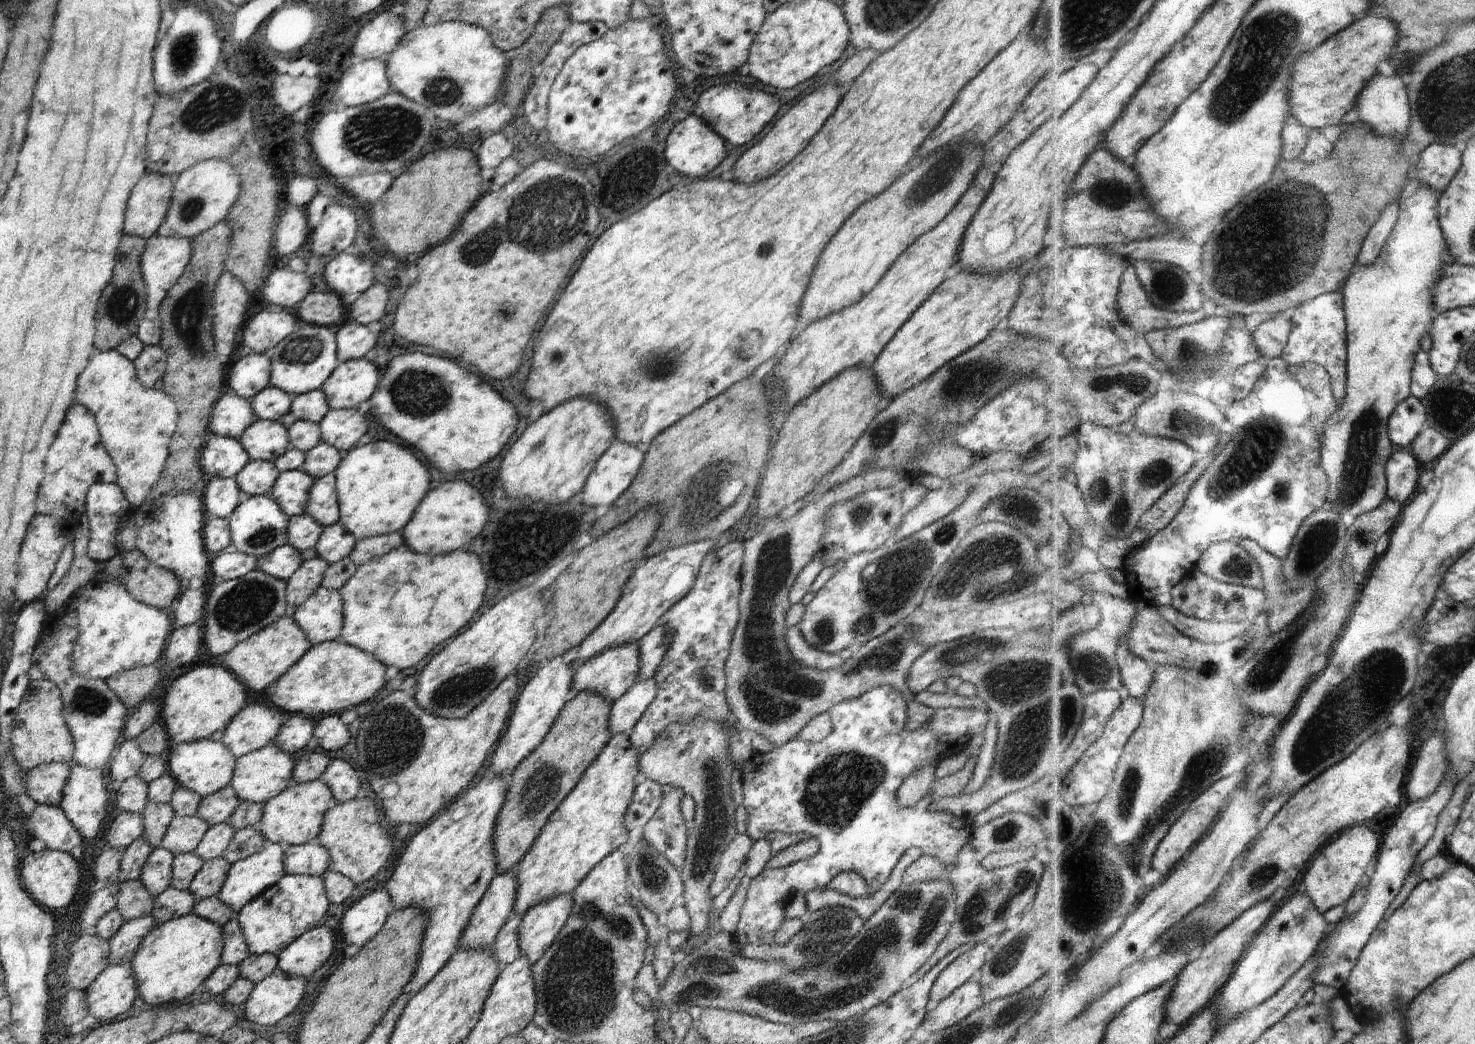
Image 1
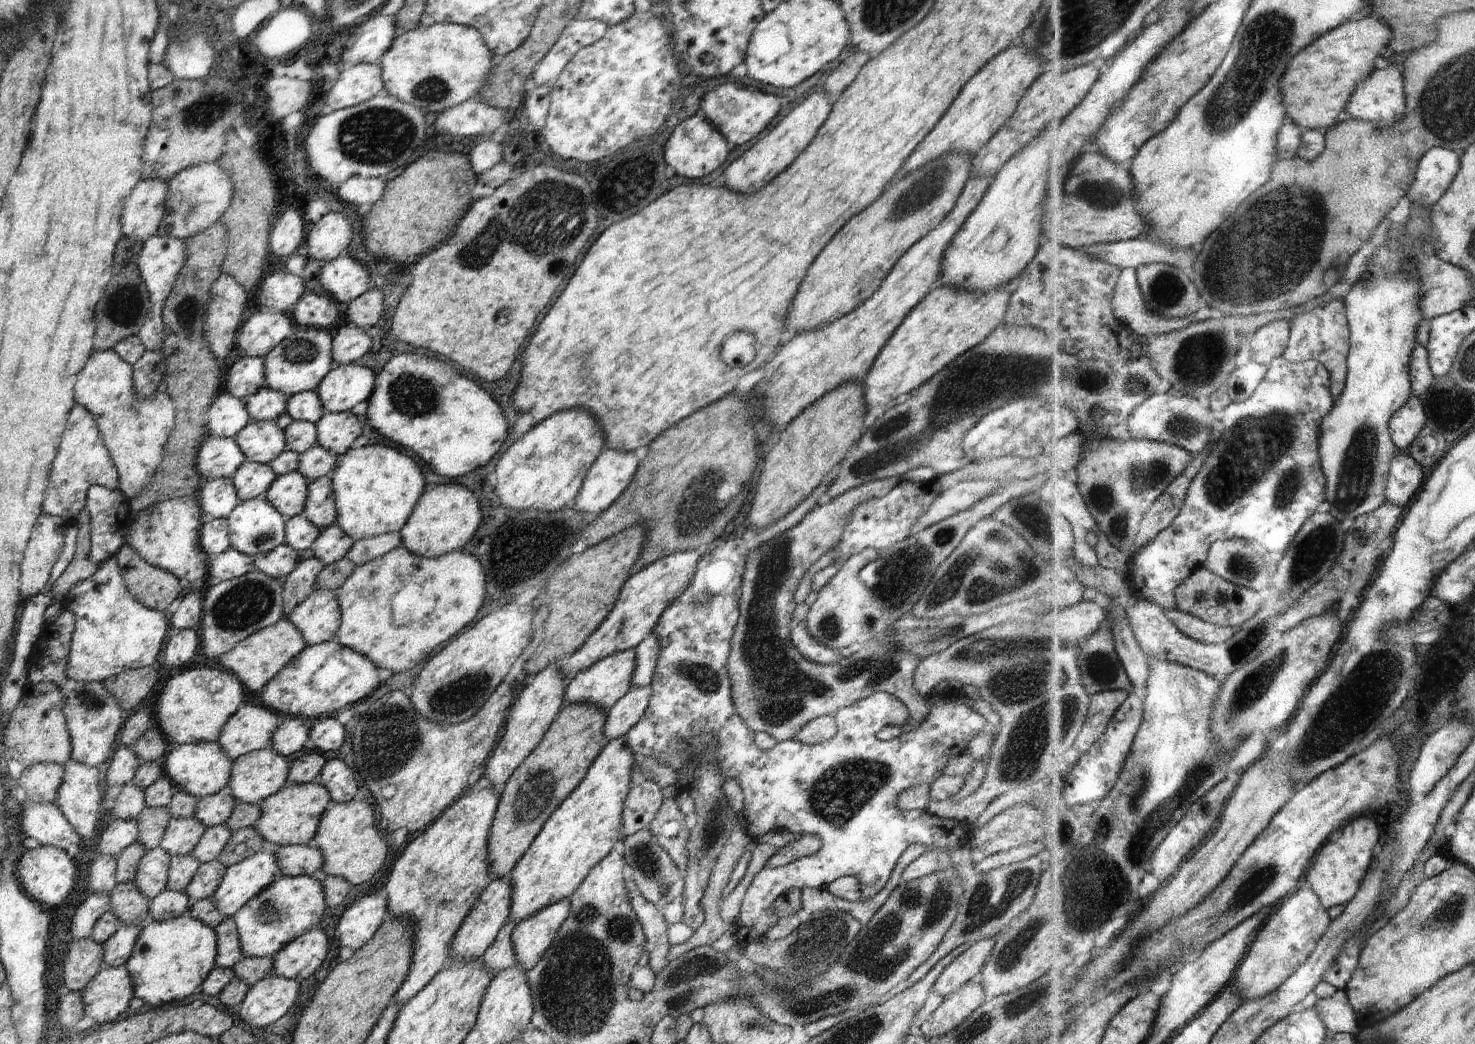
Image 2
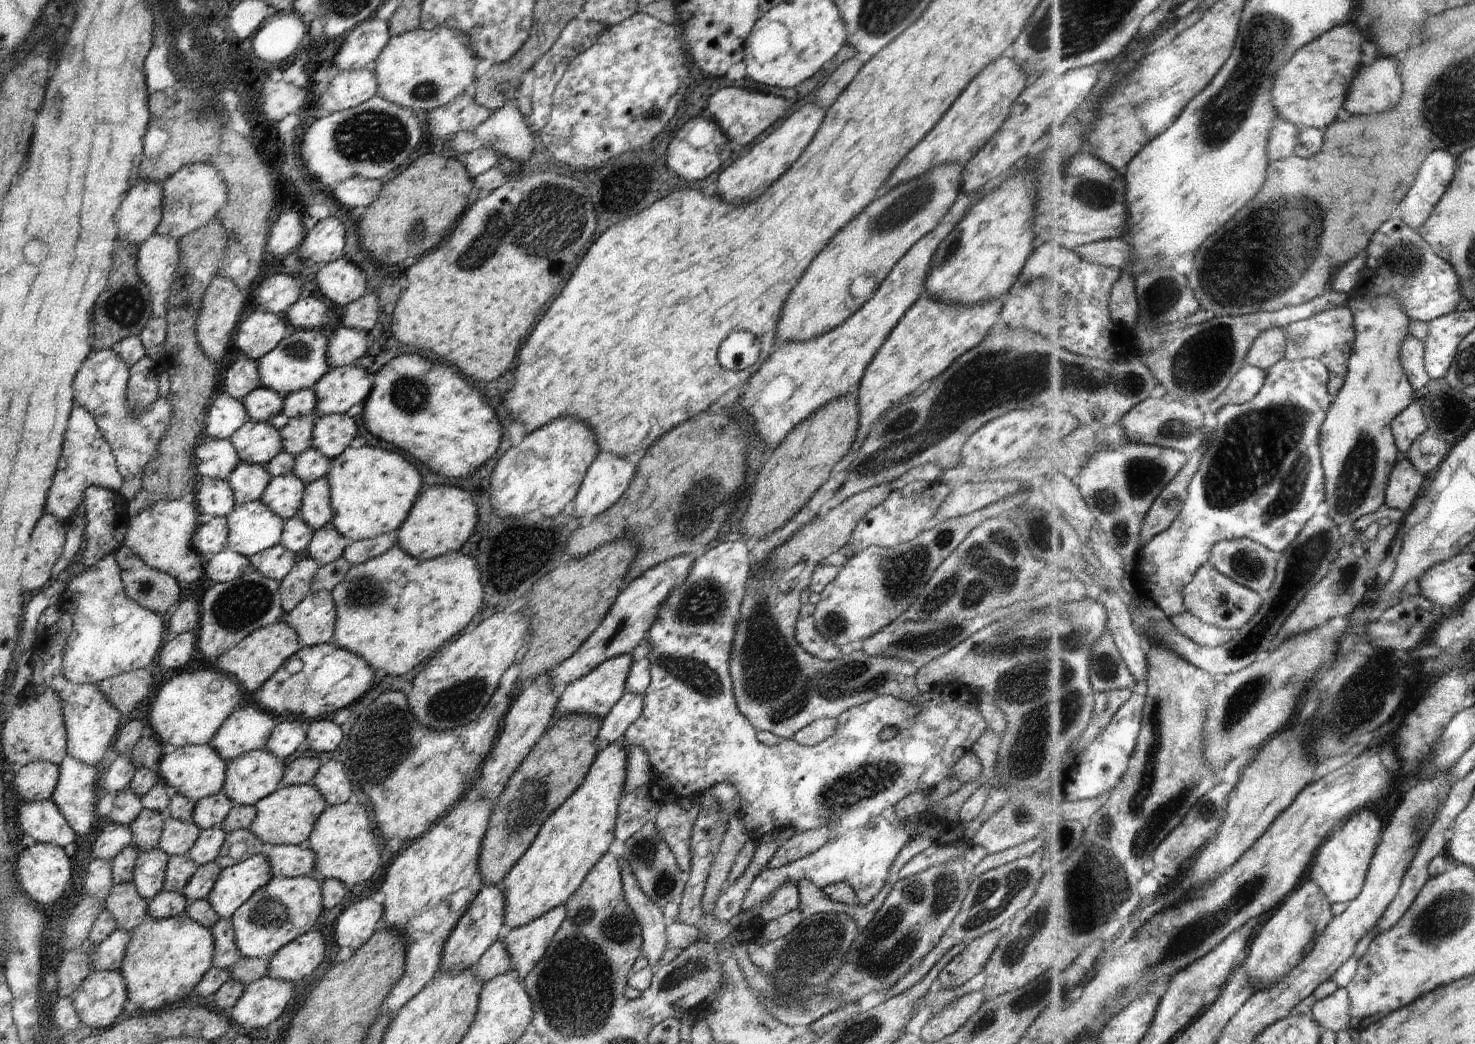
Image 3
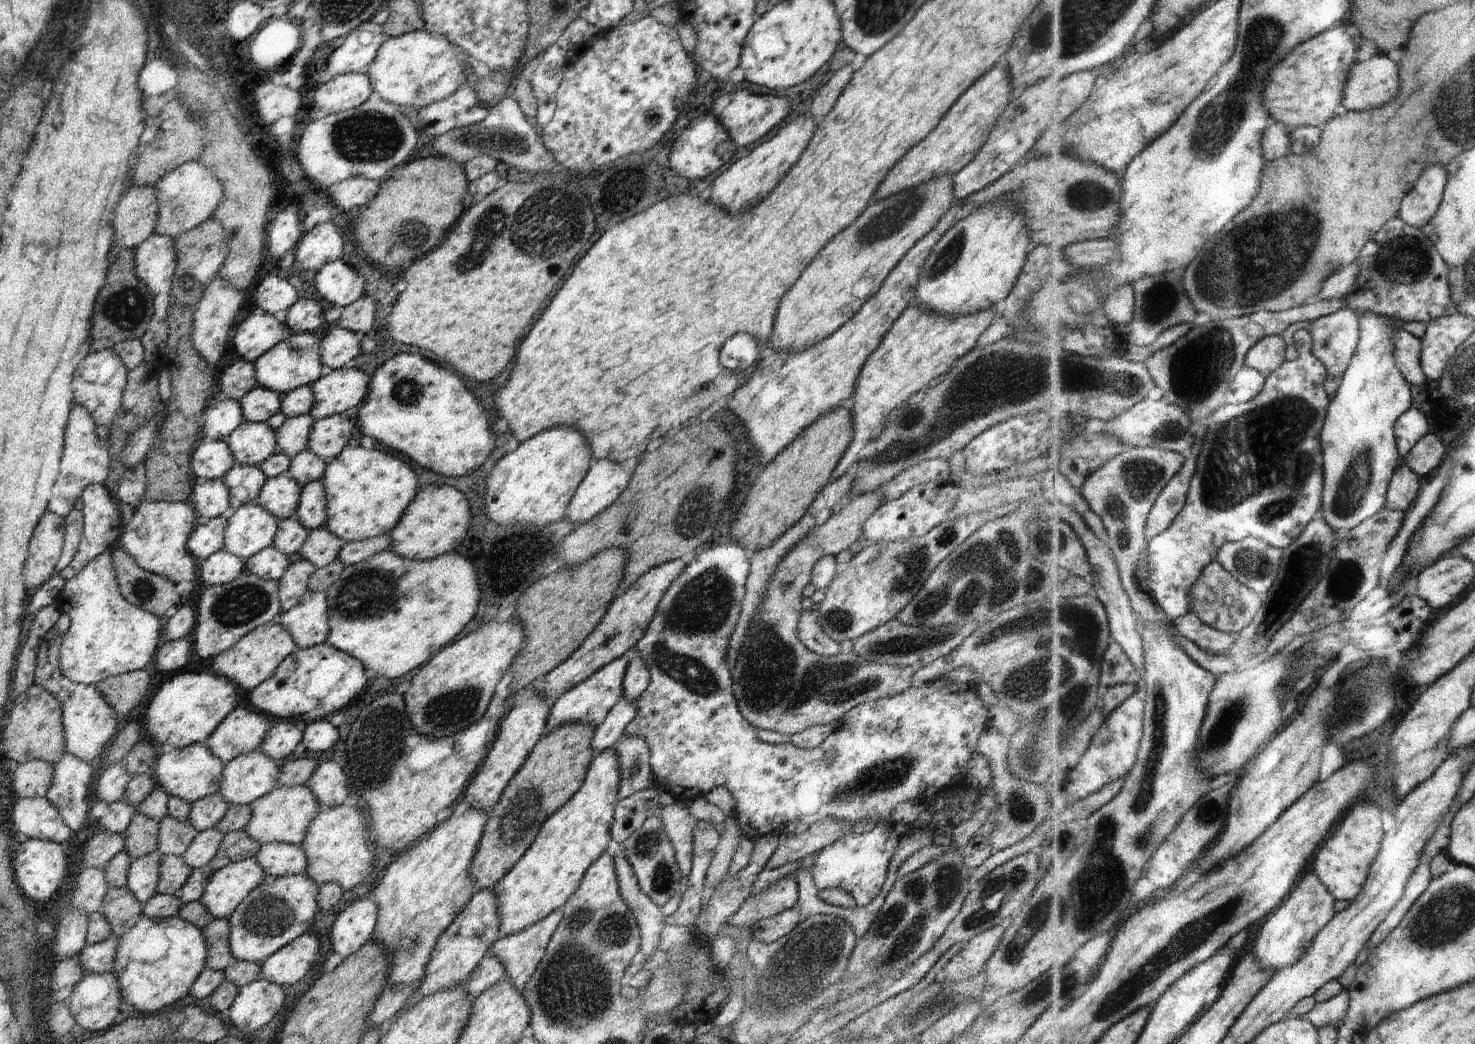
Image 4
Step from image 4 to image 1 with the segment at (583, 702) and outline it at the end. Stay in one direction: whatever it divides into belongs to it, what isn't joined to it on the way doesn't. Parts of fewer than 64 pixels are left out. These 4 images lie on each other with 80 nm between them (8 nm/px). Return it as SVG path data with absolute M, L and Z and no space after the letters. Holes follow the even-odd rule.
M636 642L606 648L600 654L588 658L585 663L577 665L571 685L573 692L570 696L590 690L590 692L600 694L604 700L612 704L638 681L638 672L640 672L640 650Z

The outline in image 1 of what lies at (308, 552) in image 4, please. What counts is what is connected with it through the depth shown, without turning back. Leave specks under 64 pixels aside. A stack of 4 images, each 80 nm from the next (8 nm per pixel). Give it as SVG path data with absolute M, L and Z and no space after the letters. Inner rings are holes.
M337 523L324 527L314 548L319 558L326 560L329 564L335 564L349 557L352 550L354 550L356 542L357 539Z

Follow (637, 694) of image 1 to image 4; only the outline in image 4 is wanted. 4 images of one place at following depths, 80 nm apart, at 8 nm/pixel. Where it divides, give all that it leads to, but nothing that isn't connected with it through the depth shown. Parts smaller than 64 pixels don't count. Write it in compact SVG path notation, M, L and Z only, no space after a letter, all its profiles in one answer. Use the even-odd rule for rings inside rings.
M621 697L610 709L602 724L595 727L595 736L592 737L591 747L596 753L612 748L625 734L625 728L636 716L634 701Z

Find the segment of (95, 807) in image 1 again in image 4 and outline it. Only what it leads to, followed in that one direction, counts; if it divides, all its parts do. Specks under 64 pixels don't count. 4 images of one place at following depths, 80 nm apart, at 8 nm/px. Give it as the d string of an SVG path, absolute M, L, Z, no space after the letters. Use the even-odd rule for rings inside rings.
M65 752L58 762L53 763L53 769L53 779L45 798L54 805L64 824L75 834L89 820L90 812L88 810L90 810L90 800L92 800L92 772L94 772L95 765Z

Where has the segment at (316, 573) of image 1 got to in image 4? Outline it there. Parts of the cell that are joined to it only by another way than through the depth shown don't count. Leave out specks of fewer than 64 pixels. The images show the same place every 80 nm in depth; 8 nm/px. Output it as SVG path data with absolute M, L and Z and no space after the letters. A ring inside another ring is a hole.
M304 559L289 564L278 581L282 612L290 610L300 602L301 596L309 590L309 578L316 569L314 564Z

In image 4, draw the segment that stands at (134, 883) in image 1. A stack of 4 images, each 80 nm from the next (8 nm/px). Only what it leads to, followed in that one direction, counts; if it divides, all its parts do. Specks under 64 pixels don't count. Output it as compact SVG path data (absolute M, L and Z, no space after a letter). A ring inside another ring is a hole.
M128 887L109 888L98 912L105 916L116 937L121 937L144 915L141 902Z

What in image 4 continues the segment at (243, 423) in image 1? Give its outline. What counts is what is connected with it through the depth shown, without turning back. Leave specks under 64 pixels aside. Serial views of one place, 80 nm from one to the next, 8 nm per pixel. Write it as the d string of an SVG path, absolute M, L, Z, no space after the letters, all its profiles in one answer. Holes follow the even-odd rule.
M216 393L209 400L202 416L200 432L206 440L224 440L242 424L243 410L239 401L227 397L224 393Z

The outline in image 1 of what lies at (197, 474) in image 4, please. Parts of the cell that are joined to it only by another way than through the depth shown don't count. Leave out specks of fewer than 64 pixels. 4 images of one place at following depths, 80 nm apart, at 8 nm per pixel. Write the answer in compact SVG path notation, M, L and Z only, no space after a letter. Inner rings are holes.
M213 433L206 435L200 452L200 465L206 478L235 478L250 462L248 452L239 439Z

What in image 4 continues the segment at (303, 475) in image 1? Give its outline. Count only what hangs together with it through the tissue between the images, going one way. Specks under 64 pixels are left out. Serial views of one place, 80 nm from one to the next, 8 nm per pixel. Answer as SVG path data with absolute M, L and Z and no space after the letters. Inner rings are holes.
M288 472L282 473L266 479L255 503L277 519L289 519L295 516L302 489Z

